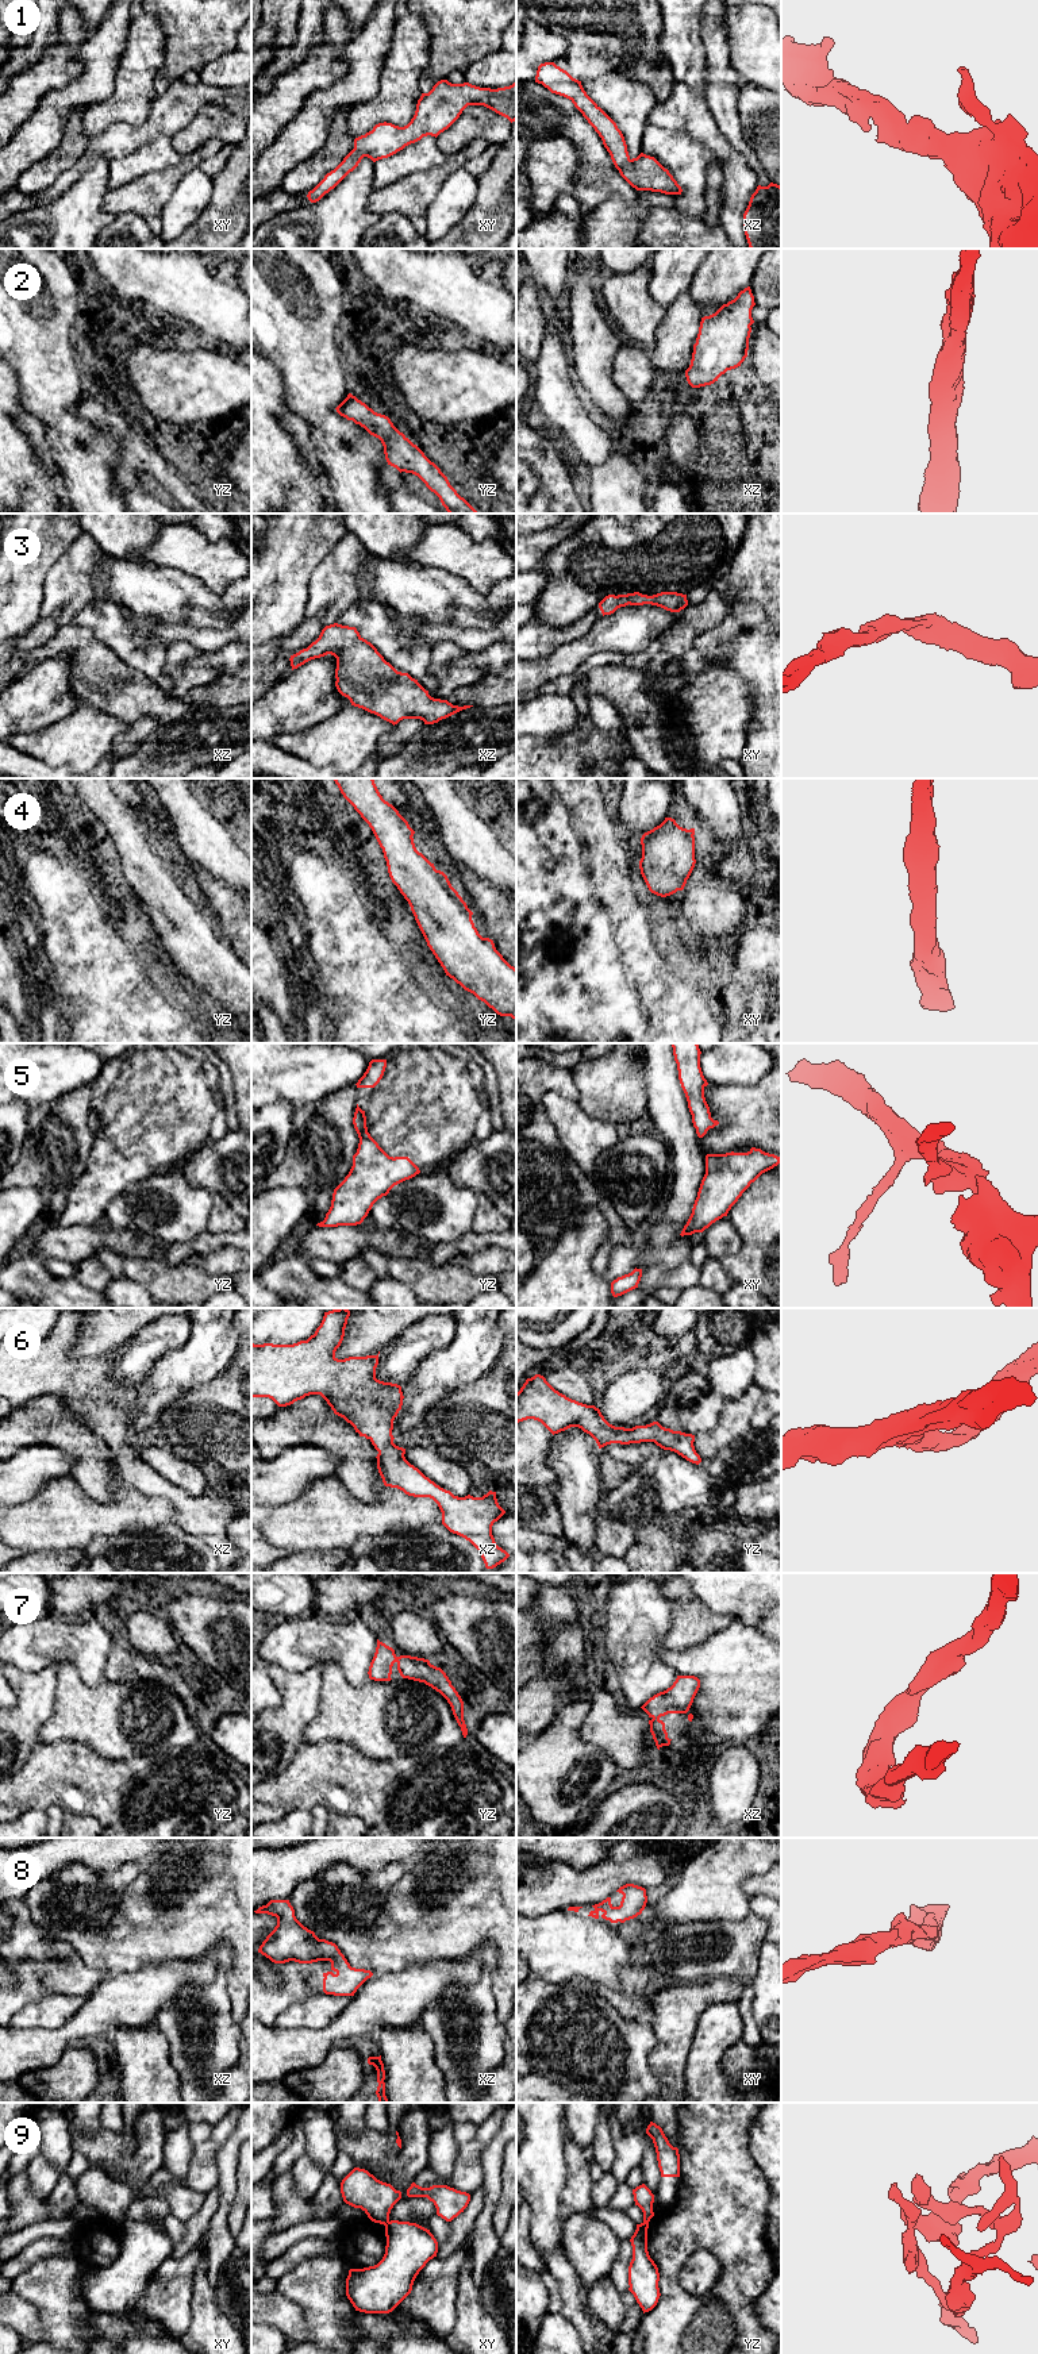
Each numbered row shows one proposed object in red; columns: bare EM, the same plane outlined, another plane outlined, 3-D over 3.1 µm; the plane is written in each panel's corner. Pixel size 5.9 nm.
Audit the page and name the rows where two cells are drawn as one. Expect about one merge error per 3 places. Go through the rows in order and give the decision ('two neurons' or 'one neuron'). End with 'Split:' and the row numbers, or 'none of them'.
1: one neuron
2: one neuron
3: one neuron
4: one neuron
5: one neuron
6: one neuron
7: one neuron
8: one neuron
9: two neurons
Split: 9

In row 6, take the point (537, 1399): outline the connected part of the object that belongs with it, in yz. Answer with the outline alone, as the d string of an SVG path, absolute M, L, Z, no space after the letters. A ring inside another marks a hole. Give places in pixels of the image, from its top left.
M541 1374L527 1378L516 1393L516 1423L527 1419L541 1422L553 1435L578 1427L596 1441L599 1449L611 1443L654 1442L692 1463L701 1462L693 1446L695 1435L665 1428L658 1422L633 1428L615 1427L599 1408L566 1397Z

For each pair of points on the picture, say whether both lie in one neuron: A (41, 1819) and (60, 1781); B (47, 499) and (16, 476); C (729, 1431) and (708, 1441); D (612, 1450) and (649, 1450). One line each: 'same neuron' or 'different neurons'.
A: different neurons
B: same neuron
C: same neuron
D: same neuron

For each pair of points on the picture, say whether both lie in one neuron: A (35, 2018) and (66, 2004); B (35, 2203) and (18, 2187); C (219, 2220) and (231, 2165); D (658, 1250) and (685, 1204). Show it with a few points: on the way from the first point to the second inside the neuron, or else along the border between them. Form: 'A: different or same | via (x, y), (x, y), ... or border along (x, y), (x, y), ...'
A: same | via (43, 2014), (58, 2008)
B: same | via (31, 2200), (22, 2191)
C: same | via (225, 2207), (227, 2179)
D: same | via (664, 1239), (676, 1215)

